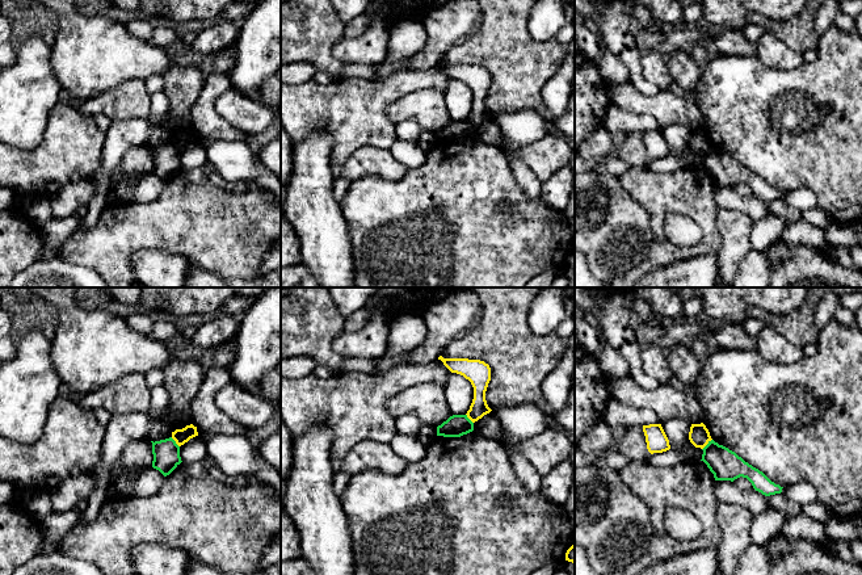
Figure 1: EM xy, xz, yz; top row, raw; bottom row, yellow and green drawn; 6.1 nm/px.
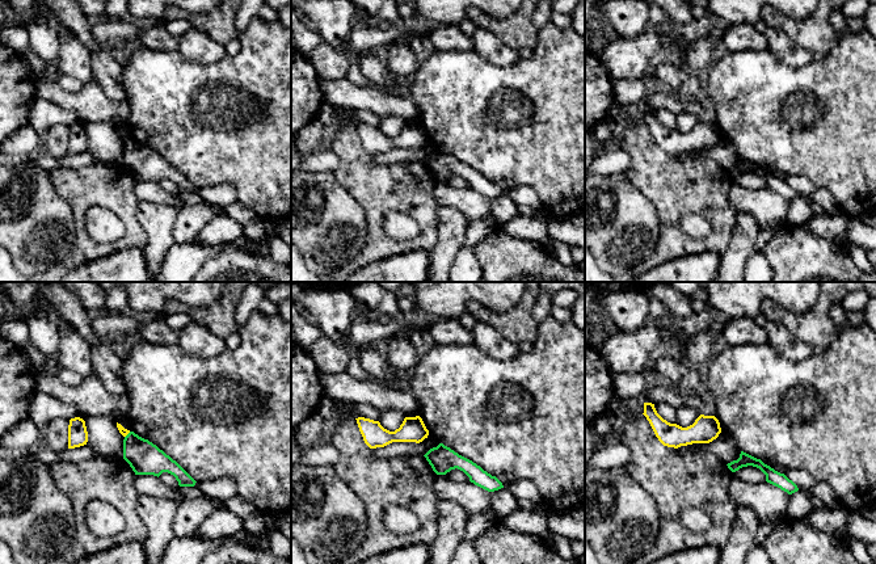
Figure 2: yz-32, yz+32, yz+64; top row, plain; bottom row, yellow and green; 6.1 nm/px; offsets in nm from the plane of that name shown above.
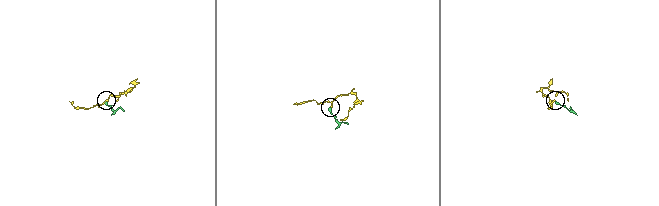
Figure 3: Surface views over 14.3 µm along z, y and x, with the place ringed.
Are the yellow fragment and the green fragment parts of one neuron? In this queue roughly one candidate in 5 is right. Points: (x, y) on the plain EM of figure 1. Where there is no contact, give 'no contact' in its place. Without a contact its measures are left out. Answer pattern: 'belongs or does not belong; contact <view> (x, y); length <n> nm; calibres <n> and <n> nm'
does not belong; contact yz (707, 149); length 90 nm; calibres 130 and 190 nm

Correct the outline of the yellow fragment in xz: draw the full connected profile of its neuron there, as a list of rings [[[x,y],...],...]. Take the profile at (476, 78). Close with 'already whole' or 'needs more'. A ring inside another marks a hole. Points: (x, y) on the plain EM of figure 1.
[[[438,63],[443,71],[451,77],[463,81],[474,93],[474,105],[467,117],[467,123],[475,129],[492,116],[485,106],[485,97],[491,87],[491,74],[480,66],[468,64],[443,64]]]; already whole

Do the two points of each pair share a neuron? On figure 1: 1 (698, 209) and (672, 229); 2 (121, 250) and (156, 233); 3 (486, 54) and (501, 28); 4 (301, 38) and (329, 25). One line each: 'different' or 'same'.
1: different
2: same
3: same
4: same

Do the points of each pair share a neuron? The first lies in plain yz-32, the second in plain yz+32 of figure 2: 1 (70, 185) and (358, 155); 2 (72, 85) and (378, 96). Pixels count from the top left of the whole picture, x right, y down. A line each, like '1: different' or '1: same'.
1: same
2: different

